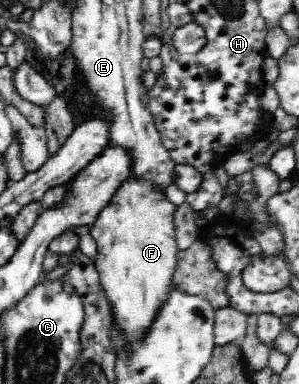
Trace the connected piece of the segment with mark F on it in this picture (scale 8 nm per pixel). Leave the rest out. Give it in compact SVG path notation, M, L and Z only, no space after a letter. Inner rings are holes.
M132 175L118 187L108 205L100 210L96 222L91 225L92 238L96 240L97 245L94 260L99 273L99 283L108 294L110 301L107 304L113 307L115 319L133 339L142 337L146 333L148 325L152 325L152 319L158 313L158 307L167 301L180 251L175 240L176 218L174 214L177 207L176 204L168 201L164 188L158 187L158 184L150 180L134 178Z

